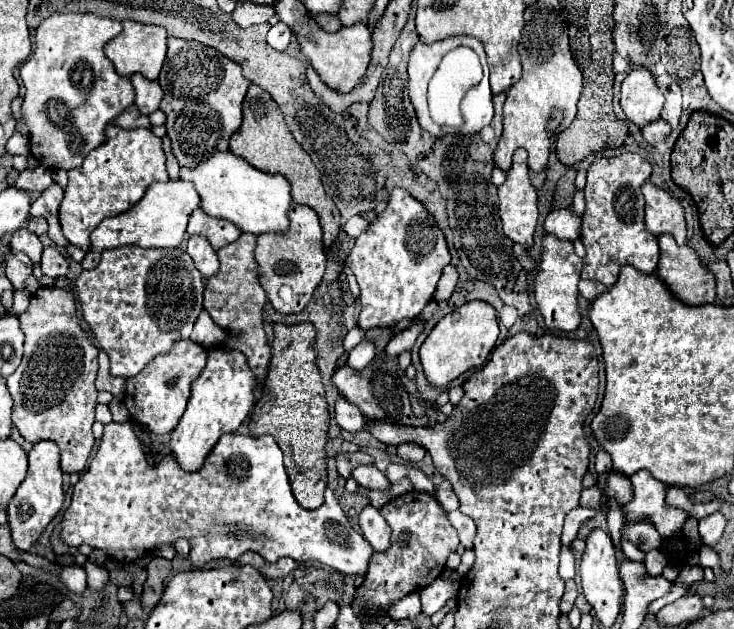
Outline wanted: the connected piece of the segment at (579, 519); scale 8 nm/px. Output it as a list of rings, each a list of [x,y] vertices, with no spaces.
[[[577,505],[575,509],[571,509],[565,517],[565,525],[563,525],[563,535],[561,535],[561,543],[563,545],[571,545],[571,541],[577,537],[579,533],[579,527],[589,521],[591,517],[597,515],[597,509],[591,509],[591,507],[581,507]]]

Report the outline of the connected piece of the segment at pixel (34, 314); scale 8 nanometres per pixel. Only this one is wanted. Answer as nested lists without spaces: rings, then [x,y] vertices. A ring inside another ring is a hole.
[[[39,287],[31,295],[31,303],[27,311],[19,315],[19,323],[25,333],[25,353],[19,367],[11,375],[11,379],[7,379],[9,393],[15,401],[13,425],[29,443],[37,443],[43,439],[55,441],[57,447],[61,449],[61,471],[81,473],[87,465],[87,459],[95,443],[91,427],[95,423],[95,405],[97,405],[95,377],[99,367],[97,365],[99,349],[93,345],[89,333],[81,327],[73,291],[65,291],[59,287]]]

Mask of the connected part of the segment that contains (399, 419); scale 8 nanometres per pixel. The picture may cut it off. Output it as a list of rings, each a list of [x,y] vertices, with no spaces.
[[[381,351],[371,363],[373,365],[367,365],[361,371],[351,369],[347,363],[337,367],[331,377],[333,385],[351,403],[355,403],[363,411],[363,417],[367,417],[367,419],[387,419],[387,421],[399,423],[399,425],[427,425],[427,417],[421,417],[421,419],[413,417],[407,391],[403,387],[403,381],[399,381],[399,379],[403,379],[403,371],[397,367],[397,357],[389,357],[385,351]]]

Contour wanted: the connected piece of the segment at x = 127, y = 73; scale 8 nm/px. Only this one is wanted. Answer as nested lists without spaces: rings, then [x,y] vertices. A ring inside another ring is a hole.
[[[125,19],[123,23],[123,31],[115,37],[109,39],[109,43],[105,45],[105,55],[113,61],[115,69],[119,75],[123,77],[131,77],[135,73],[141,73],[145,79],[155,81],[159,77],[159,71],[163,67],[165,61],[165,53],[167,53],[167,31],[161,25],[143,25],[131,19]]]

